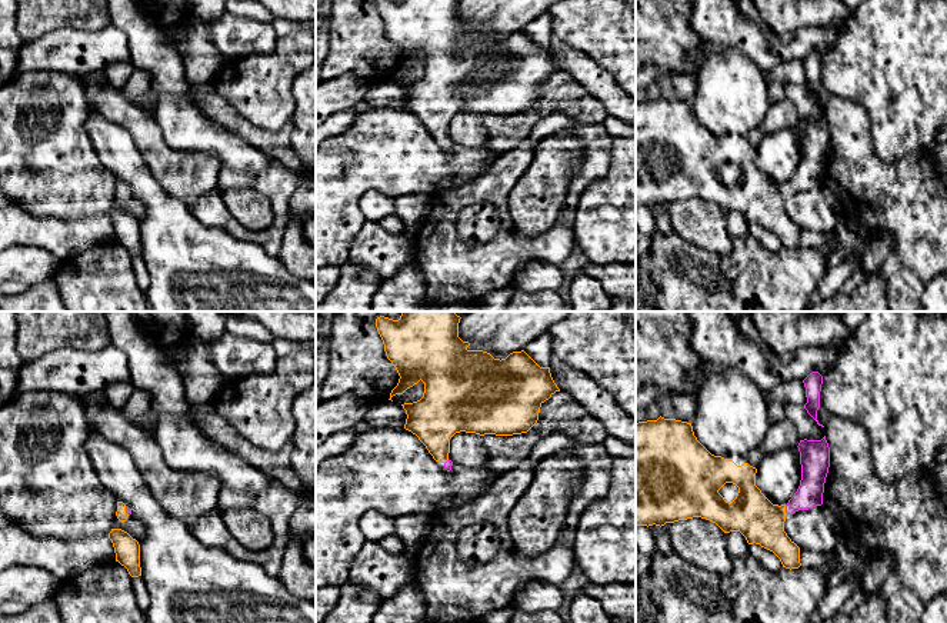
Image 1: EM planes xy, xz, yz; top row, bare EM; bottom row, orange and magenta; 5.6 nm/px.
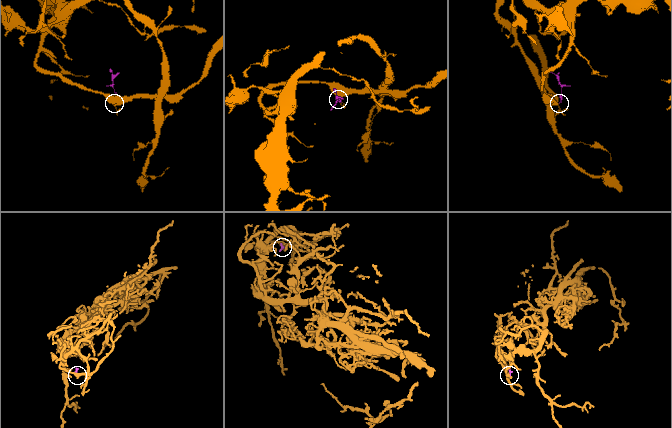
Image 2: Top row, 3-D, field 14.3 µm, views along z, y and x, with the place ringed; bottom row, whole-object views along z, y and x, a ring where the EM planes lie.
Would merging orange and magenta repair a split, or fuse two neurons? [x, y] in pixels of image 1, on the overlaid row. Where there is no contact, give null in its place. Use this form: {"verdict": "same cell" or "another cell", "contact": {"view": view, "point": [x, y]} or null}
{"verdict": "same cell", "contact": {"view": "yz", "point": [784, 509]}}

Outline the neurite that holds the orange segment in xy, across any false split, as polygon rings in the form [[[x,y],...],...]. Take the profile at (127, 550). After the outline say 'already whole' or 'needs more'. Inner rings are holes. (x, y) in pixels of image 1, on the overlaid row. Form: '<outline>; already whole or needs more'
[[[111,529],[109,539],[114,547],[116,562],[124,566],[131,577],[141,576],[139,542],[121,529]]]; already whole

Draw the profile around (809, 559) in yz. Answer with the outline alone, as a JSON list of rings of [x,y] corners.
[[[800,550],[800,563],[804,567],[821,570],[827,563],[831,563],[834,557],[833,552],[814,553],[808,550]]]

